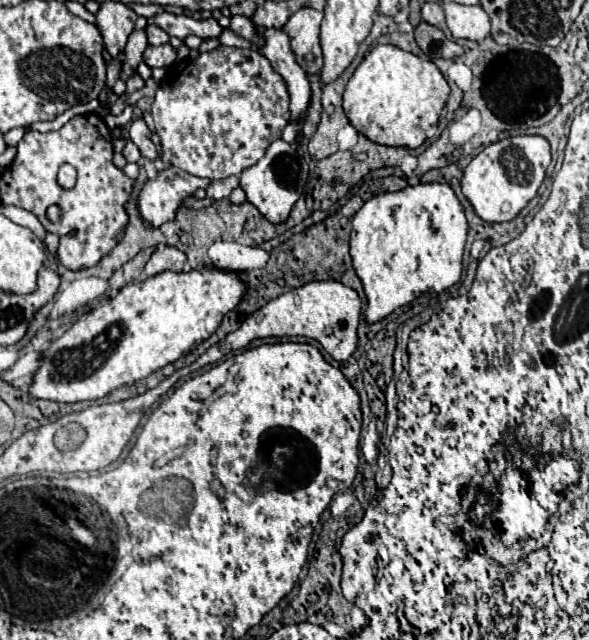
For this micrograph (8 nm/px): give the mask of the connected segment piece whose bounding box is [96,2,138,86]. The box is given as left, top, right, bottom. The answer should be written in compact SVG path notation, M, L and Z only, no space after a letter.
M102 2L100 10L96 14L96 26L104 36L104 46L110 54L110 64L108 64L108 86L114 86L118 80L118 54L124 50L130 32L134 30L138 14L128 8L122 2Z

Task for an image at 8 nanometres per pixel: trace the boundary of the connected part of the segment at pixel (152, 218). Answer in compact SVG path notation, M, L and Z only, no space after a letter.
M176 166L158 172L154 180L148 180L140 192L138 208L142 218L146 218L154 228L174 220L176 210L182 206L182 200L198 188L206 188L210 180L192 176Z

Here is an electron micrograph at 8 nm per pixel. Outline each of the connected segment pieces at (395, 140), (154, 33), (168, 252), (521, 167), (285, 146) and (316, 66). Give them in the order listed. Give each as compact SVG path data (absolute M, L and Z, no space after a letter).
M378 44L354 70L344 92L344 112L352 126L384 146L418 148L448 100L450 86L438 66L392 44Z
M150 26L150 44L158 46L158 44L166 44L170 40L170 36L160 28L160 26Z
M164 246L160 250L154 250L150 260L146 262L144 272L148 276L154 276L154 274L160 274L164 270L182 272L184 268L186 268L186 254L182 254L182 250L178 250L174 246Z
M512 136L492 142L466 166L462 192L484 222L508 222L538 194L550 160L550 144L542 136Z
M278 140L272 142L266 156L258 164L242 172L240 188L246 192L246 200L254 204L258 212L266 216L266 220L270 220L272 224L280 224L288 220L292 206L304 192L306 180L308 180L308 162L298 154L298 150L292 144Z
M300 8L288 18L288 22L282 28L290 38L290 46L292 46L292 52L296 54L296 62L302 66L306 74L318 74L322 68L322 50L320 50L320 38L318 38L320 22L322 22L322 12L314 8Z

